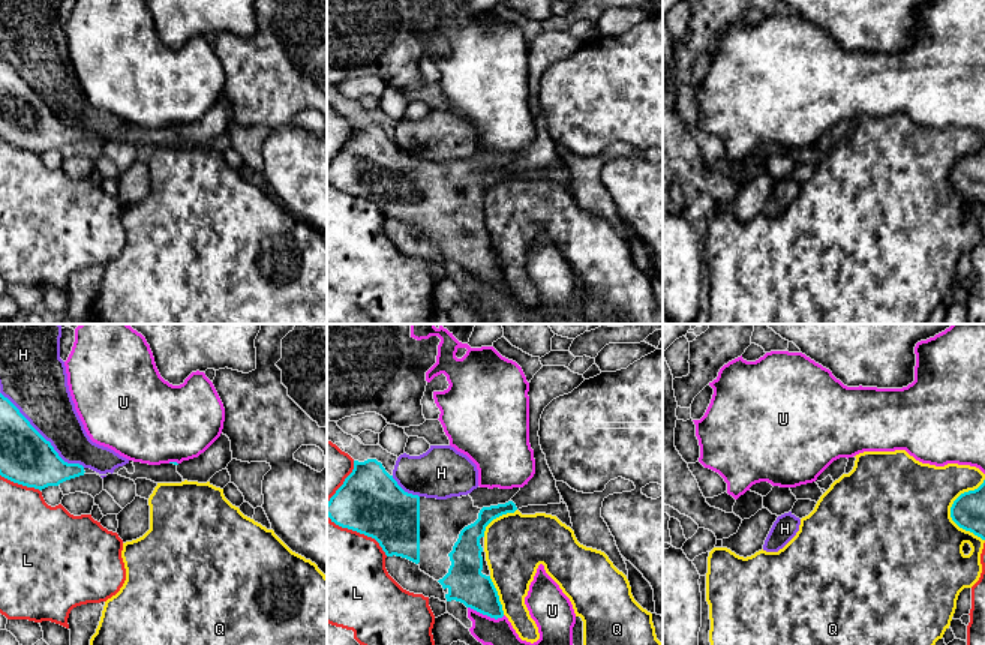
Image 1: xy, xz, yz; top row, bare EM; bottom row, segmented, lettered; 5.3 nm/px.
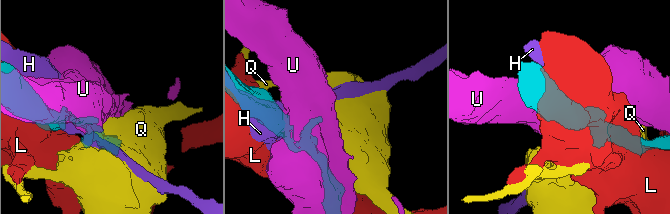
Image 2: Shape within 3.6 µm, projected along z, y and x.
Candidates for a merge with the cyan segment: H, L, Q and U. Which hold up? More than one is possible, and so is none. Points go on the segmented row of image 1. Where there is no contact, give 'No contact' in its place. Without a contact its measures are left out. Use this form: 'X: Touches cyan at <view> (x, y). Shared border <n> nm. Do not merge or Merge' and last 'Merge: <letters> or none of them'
H: Touches cyan at xy (42, 437). Shared border 600 nm. Do not merge
L: Touches cyan at xz (359, 531). Shared border 400 nm. Do not merge
Q: Touches cyan at yz (951, 510). Shared border 340 nm. Do not merge
U: Touches cyan at xz (486, 614). Shared border 200 nm. Do not merge
Merge: none of them

